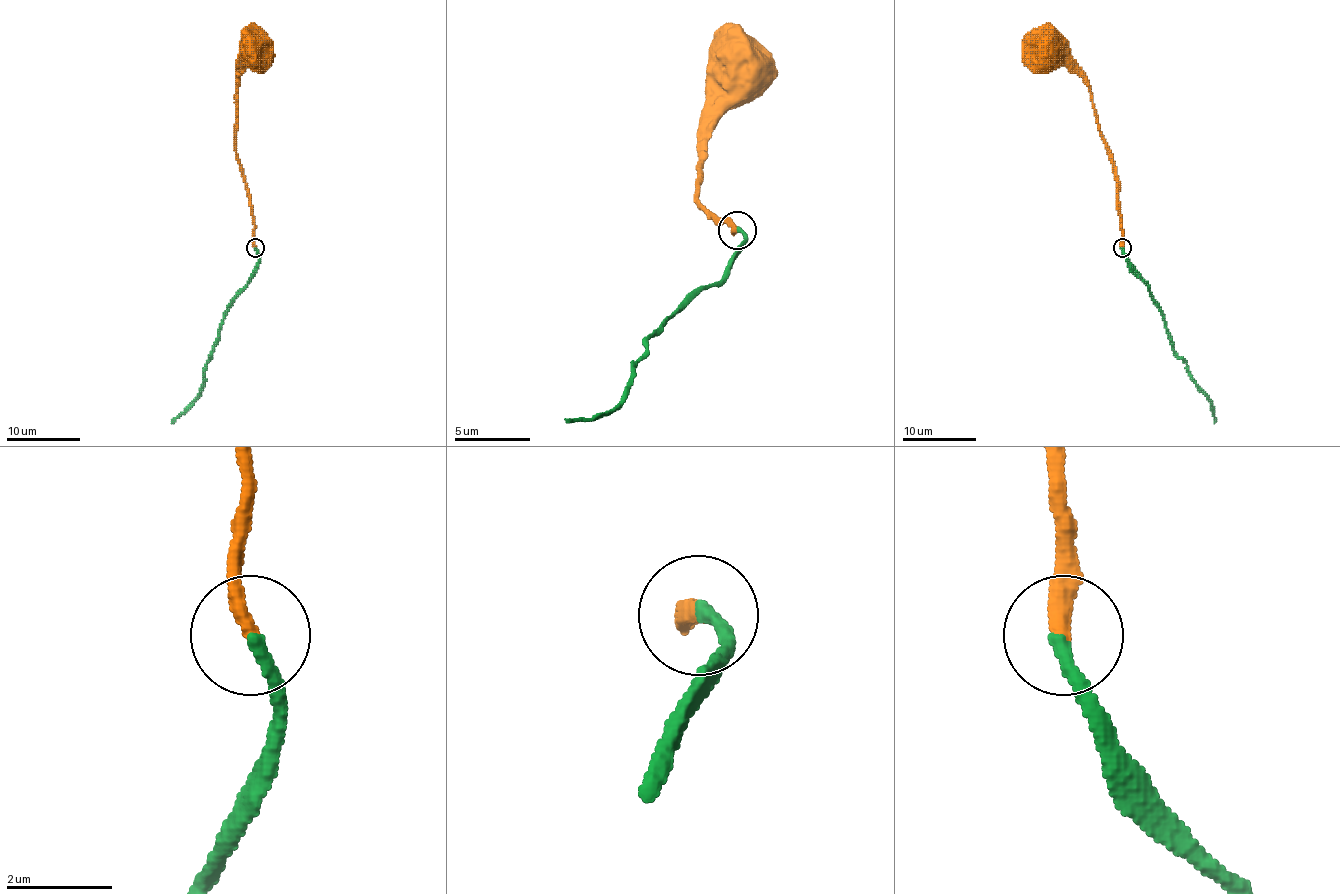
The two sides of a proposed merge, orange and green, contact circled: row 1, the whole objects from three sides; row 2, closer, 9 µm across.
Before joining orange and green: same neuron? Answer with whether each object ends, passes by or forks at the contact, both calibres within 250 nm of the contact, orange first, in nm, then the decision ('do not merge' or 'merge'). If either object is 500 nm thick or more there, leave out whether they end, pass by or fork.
orange ends; green ends; calibres 320 and 240 nm; merge

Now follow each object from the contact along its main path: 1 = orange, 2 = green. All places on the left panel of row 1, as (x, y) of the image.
1: (254, 248), (254, 217), (236, 152), (236, 86), (245, 56), (252, 47)
2: (254, 248), (258, 268), (223, 320), (214, 351), (205, 364), (203, 390), (171, 423)

